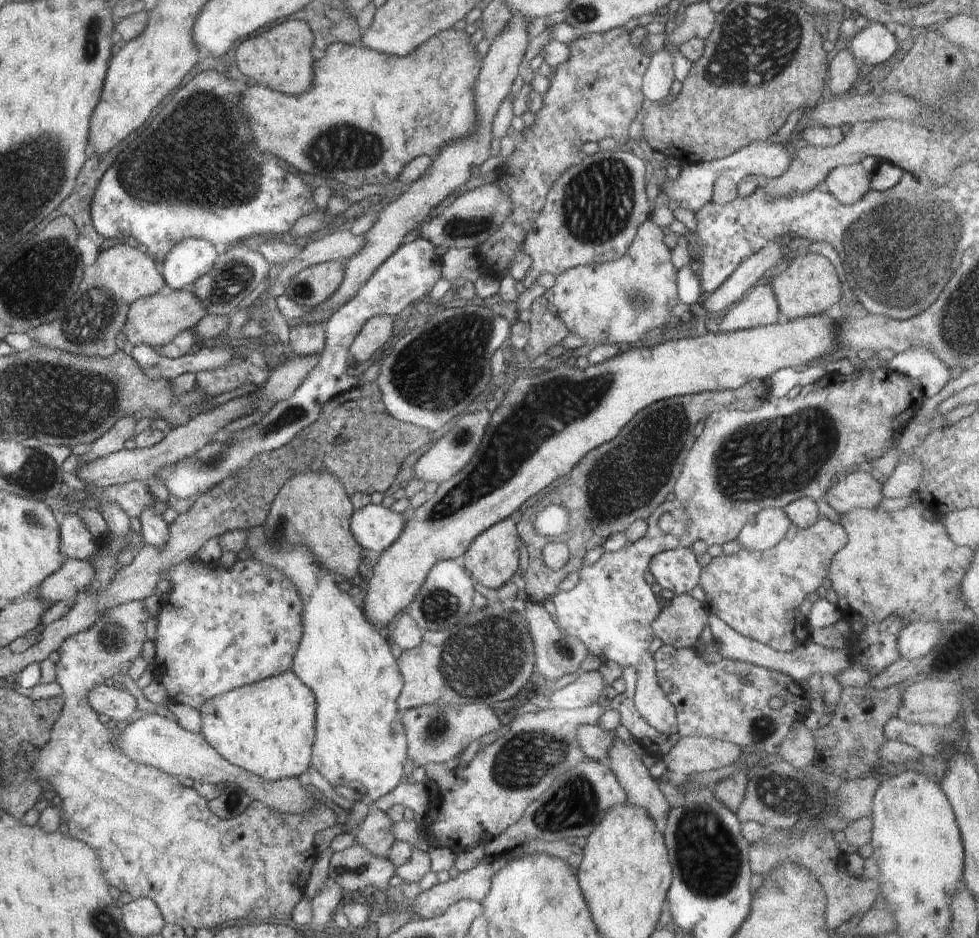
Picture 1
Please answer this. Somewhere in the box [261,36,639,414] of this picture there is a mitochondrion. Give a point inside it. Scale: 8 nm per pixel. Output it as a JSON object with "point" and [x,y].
{"point":[329,151]}

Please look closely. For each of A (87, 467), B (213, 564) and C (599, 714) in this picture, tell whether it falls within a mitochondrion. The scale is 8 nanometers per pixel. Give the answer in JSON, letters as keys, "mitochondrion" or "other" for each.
{"A":"other","B":"other","C":"other"}

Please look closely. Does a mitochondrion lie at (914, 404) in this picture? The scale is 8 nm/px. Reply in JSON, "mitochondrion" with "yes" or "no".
{"mitochondrion":"no"}

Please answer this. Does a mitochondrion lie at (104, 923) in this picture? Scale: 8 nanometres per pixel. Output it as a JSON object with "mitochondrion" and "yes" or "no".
{"mitochondrion":"yes"}

